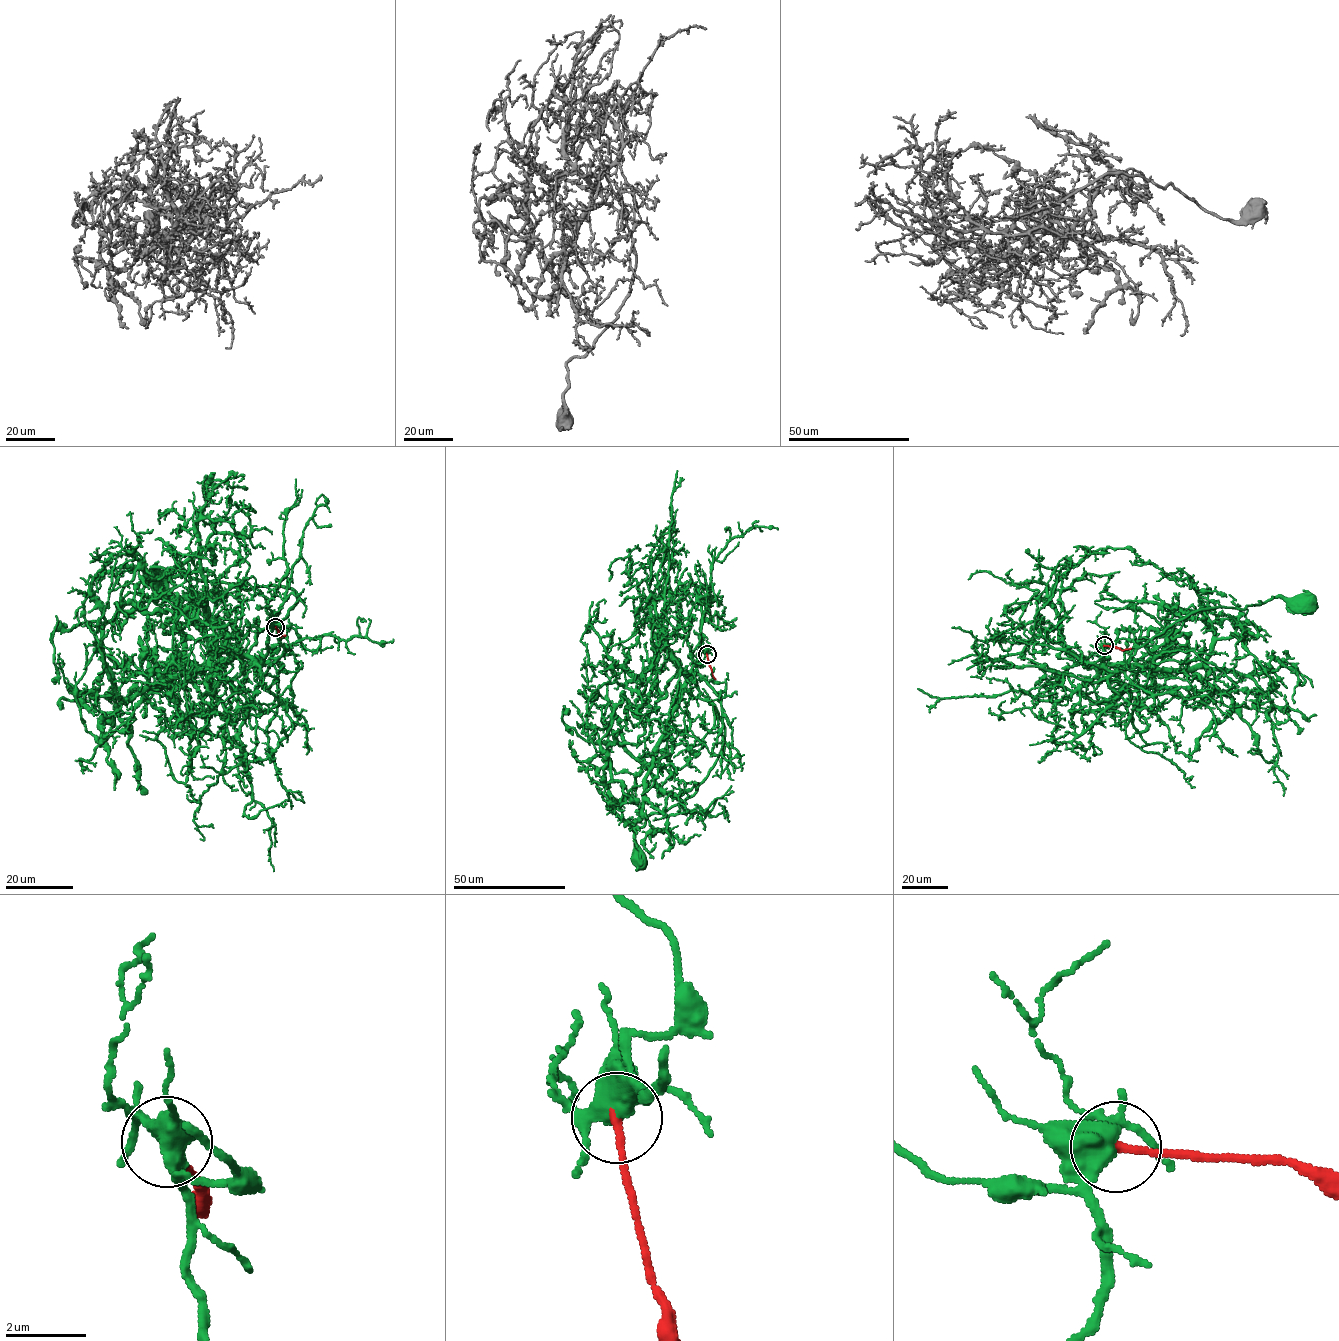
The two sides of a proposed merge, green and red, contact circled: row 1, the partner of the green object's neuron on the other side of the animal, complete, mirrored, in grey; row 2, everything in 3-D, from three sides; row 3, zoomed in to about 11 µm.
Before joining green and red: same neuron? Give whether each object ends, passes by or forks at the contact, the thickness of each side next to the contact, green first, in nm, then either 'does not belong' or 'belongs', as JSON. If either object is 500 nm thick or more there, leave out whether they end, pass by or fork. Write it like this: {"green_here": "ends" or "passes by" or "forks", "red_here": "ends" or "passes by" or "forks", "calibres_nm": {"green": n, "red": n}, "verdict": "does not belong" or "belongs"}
{"calibres_nm": {"green": 500, "red": 200}, "verdict": "does not belong"}

